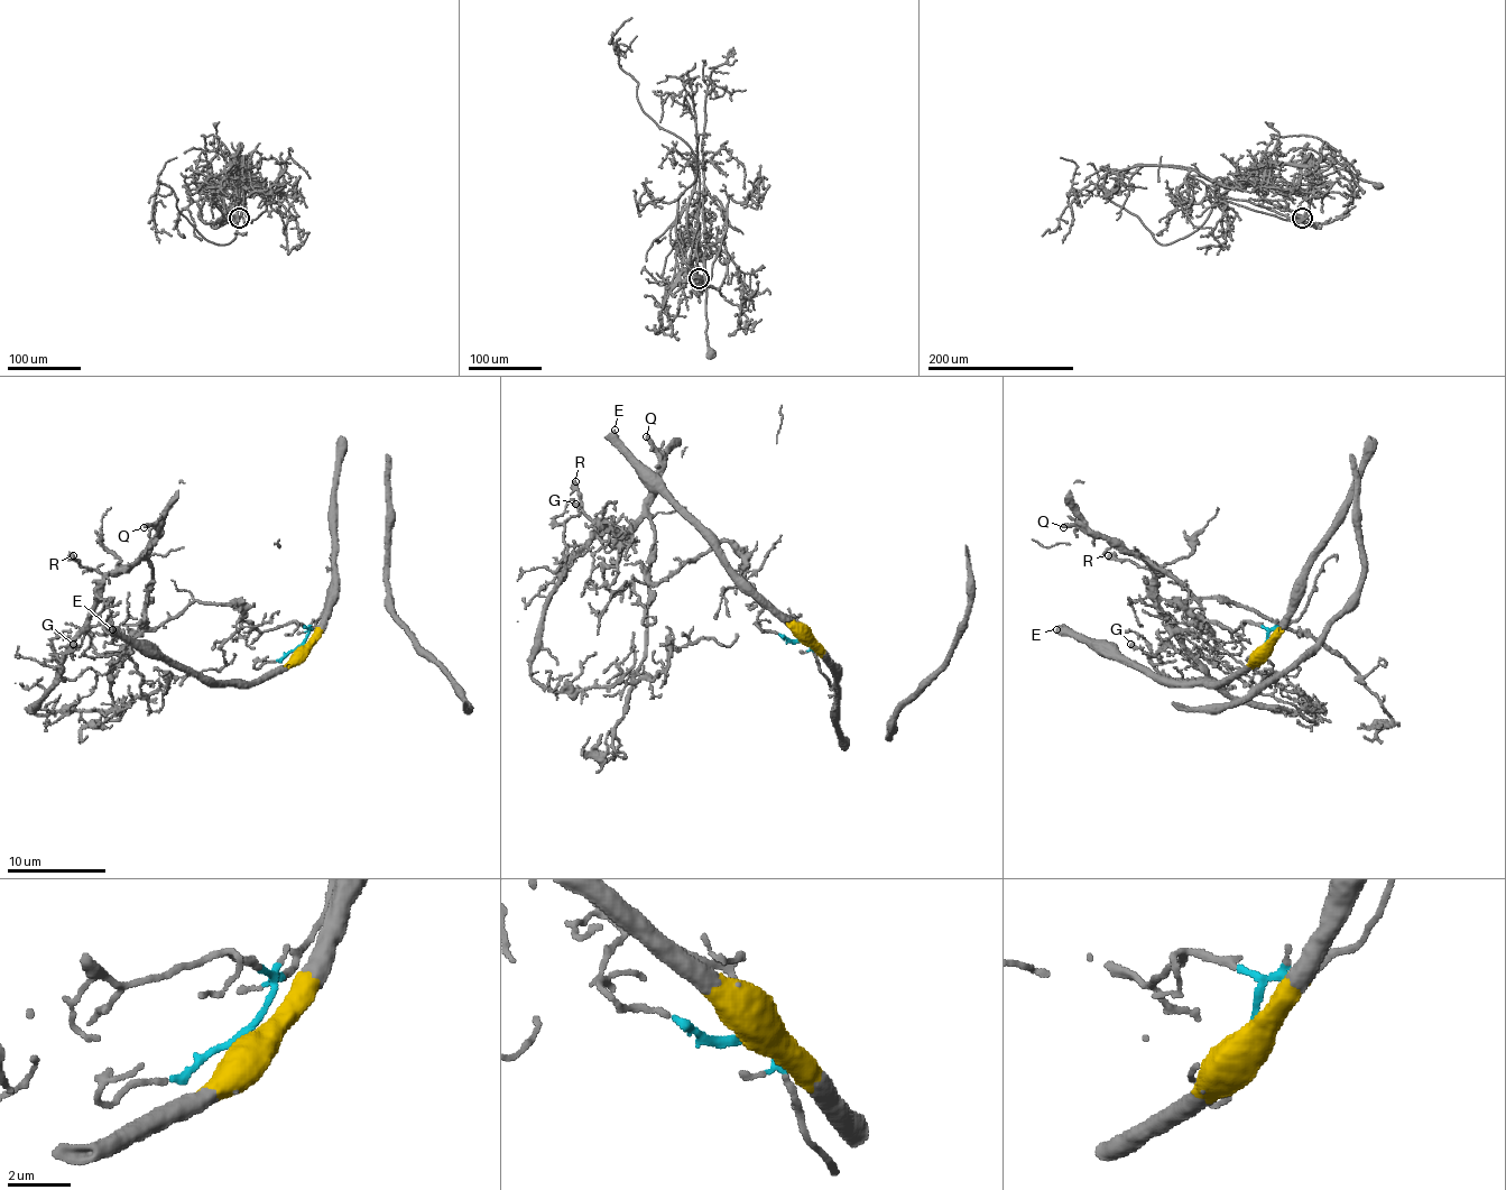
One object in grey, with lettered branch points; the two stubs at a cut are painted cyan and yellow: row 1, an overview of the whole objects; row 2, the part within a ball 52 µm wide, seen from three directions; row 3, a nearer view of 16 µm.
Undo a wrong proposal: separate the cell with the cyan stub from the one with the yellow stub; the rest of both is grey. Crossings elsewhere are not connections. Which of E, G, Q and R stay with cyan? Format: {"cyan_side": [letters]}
{"cyan_side": ["G", "Q", "R"]}

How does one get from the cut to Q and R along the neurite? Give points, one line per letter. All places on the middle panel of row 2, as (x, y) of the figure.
Q: (802, 640), (811, 640), (763, 603), (728, 542), (649, 579), (659, 453), (647, 436)
R: (802, 640), (811, 640), (763, 603), (728, 542), (652, 581), (654, 525), (637, 517), (600, 527), (575, 480)

